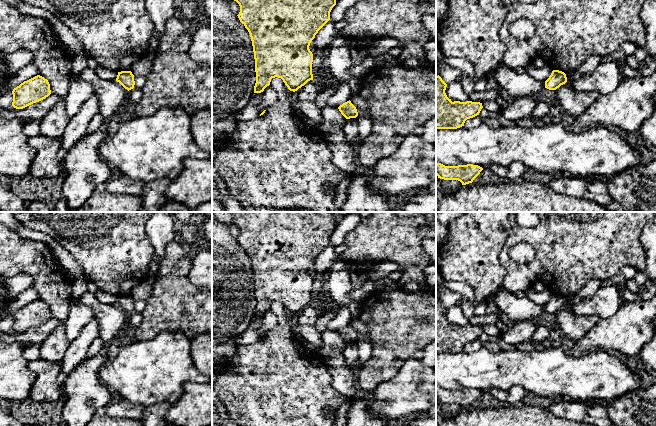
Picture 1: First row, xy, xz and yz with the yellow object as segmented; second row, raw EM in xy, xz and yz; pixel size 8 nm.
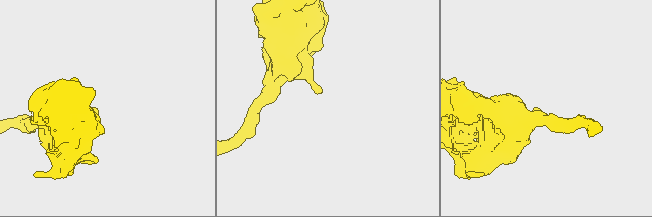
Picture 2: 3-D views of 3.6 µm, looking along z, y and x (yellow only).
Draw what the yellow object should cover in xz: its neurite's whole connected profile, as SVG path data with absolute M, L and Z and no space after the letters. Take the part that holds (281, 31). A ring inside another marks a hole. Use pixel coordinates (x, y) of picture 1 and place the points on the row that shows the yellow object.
M336 0L234 1L240 6L237 16L252 41L256 72L254 93L263 92L275 77L281 78L293 92L313 80L313 54L309 46L318 31L330 20L330 12Z

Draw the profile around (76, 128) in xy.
M93 93L82 105L79 112L73 116L66 126L66 130L60 137L61 148L57 158L63 164L67 151L74 146L86 133L90 120L98 113L98 96Z

